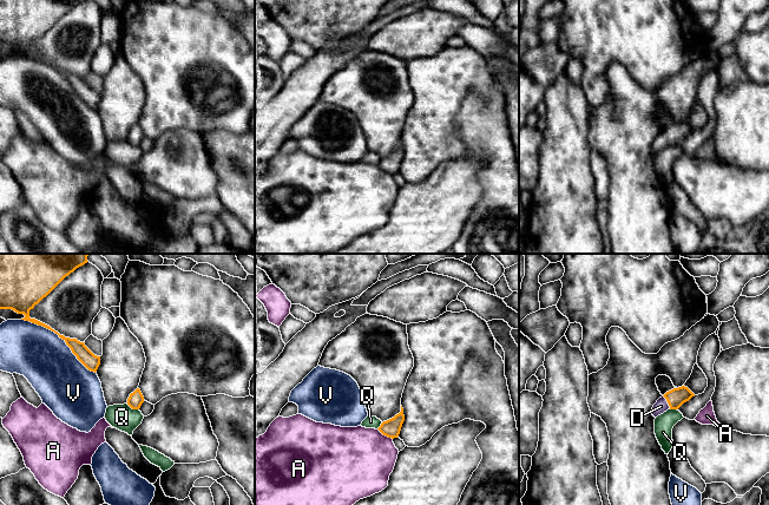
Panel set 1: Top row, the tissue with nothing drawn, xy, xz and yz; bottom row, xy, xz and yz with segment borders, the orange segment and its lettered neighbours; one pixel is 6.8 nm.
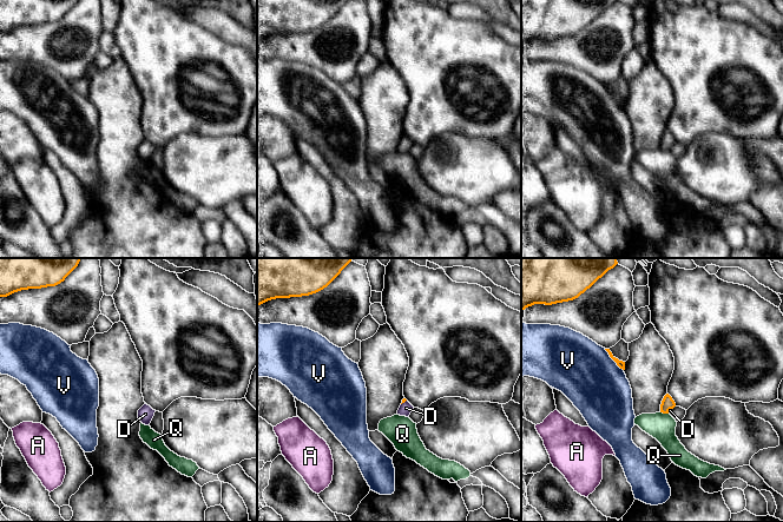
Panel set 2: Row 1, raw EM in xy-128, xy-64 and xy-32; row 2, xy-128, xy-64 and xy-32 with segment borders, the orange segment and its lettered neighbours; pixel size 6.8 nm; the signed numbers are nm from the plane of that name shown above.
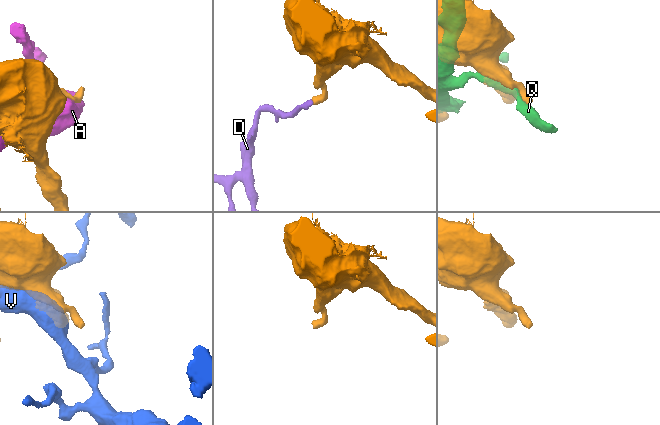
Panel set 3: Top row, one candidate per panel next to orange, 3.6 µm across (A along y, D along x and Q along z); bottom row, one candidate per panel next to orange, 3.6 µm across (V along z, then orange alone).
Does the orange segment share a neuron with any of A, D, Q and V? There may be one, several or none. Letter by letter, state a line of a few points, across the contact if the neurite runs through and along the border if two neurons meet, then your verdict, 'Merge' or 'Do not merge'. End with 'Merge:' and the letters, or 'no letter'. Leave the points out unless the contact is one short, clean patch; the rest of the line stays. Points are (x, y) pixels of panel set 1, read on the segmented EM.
A: Do not merge
D: Line: yz (677, 397), (668, 402), (661, 406). Merge
Q: Do not merge
V: Do not merge
Merge: D

